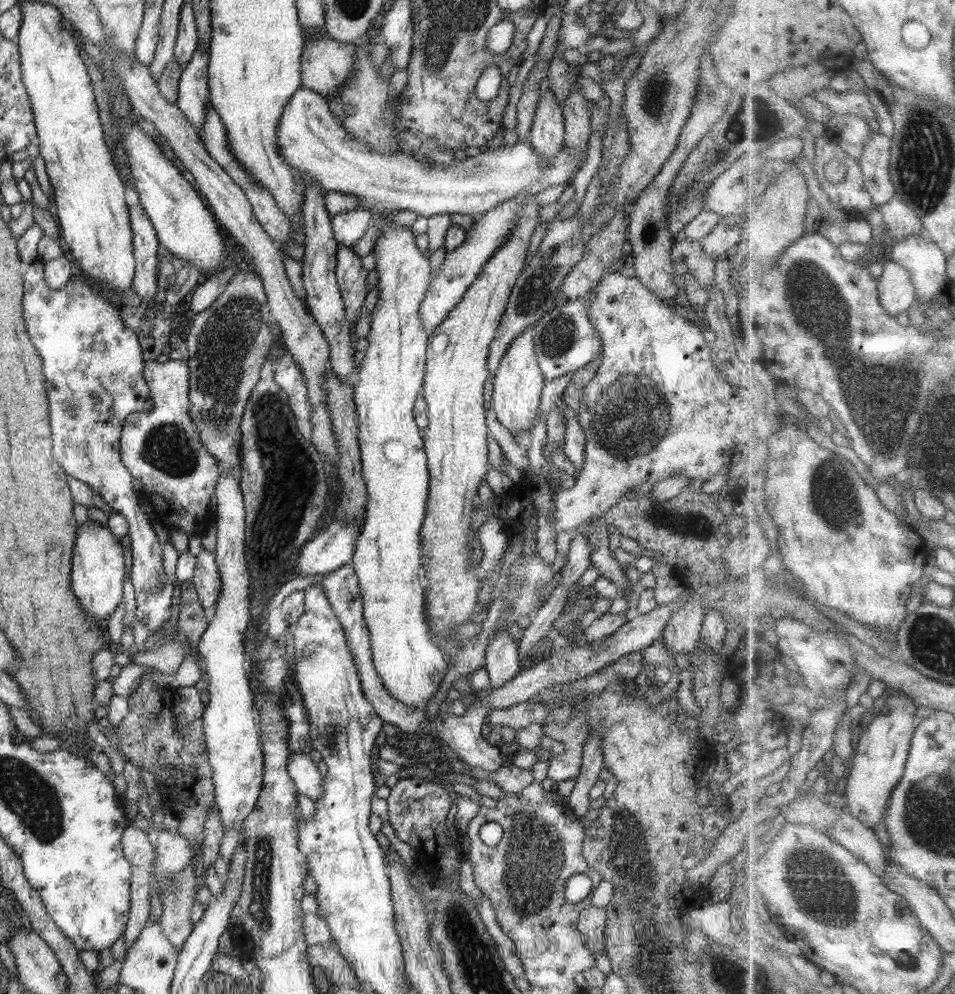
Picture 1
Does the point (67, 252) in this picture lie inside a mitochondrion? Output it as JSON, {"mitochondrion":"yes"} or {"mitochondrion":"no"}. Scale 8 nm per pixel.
{"mitochondrion":"no"}

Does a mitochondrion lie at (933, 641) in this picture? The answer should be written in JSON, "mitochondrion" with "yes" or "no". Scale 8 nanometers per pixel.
{"mitochondrion":"yes"}

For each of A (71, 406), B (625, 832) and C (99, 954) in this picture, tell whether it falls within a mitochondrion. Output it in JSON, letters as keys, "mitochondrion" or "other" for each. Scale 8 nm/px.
{"A":"mitochondrion","B":"mitochondrion","C":"other"}

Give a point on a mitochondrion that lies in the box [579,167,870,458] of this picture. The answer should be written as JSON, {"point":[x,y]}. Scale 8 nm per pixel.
{"point":[650,228]}

